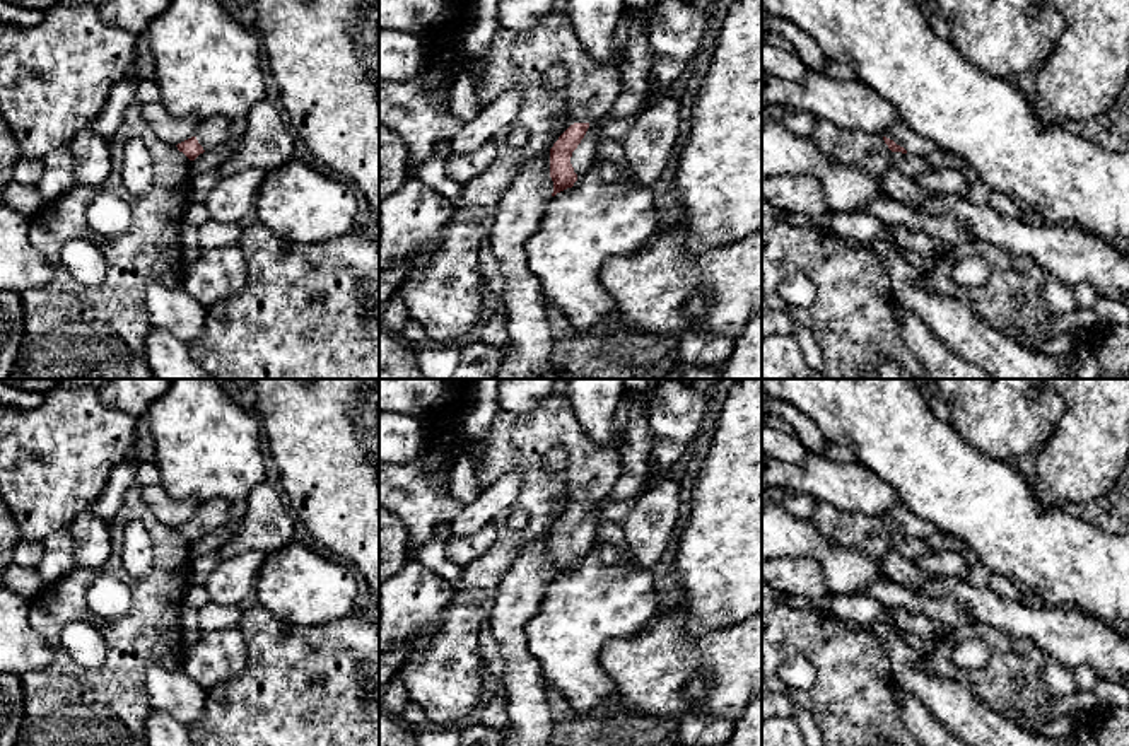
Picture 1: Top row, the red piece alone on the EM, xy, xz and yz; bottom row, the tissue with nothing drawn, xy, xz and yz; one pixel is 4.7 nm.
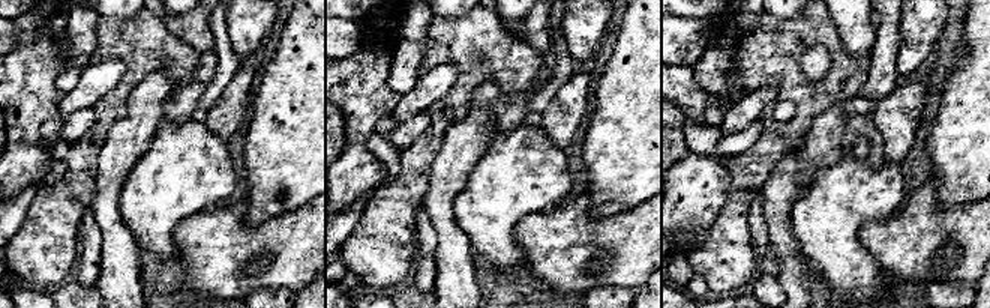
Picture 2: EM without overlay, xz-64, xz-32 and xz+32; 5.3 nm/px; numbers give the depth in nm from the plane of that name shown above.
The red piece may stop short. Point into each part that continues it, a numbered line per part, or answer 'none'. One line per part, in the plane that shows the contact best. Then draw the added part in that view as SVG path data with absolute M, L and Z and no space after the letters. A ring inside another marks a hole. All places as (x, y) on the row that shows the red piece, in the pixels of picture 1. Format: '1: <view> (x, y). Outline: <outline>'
1: xz (583, 156). Outline: M600 121L589 123L589 128L588 128L584 138L577 145L577 149L572 152L570 164L572 164L576 174L586 172L596 157L596 150L601 142L601 138L598 135L598 123Z

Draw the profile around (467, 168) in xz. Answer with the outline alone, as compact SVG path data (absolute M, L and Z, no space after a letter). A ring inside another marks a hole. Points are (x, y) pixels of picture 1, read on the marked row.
M497 138L483 143L473 154L458 157L453 162L453 174L463 186L478 178L497 157Z

